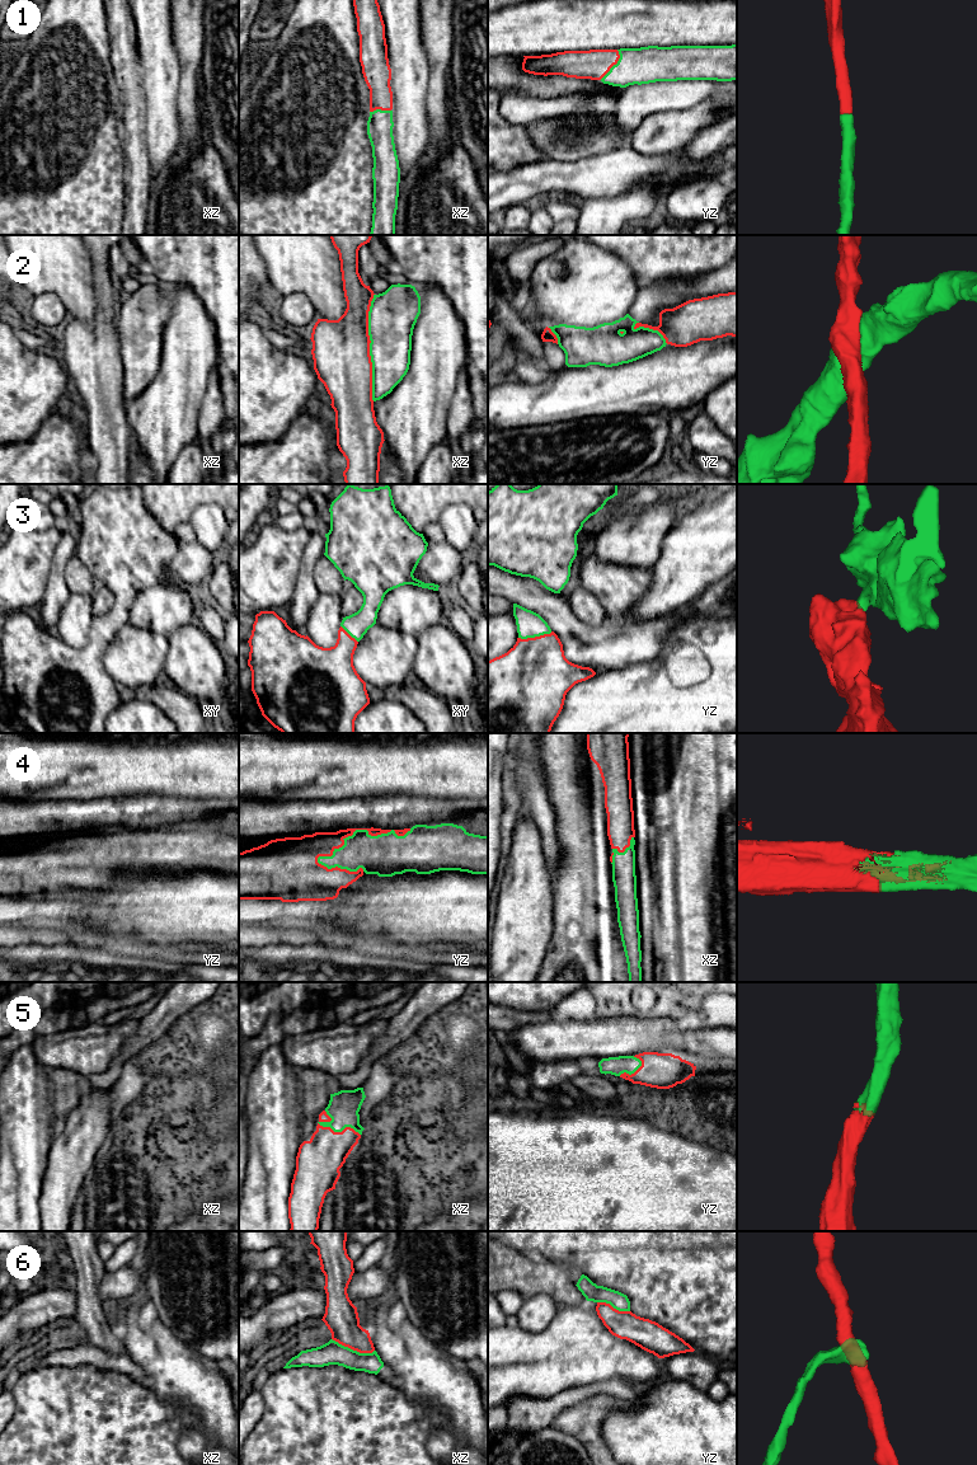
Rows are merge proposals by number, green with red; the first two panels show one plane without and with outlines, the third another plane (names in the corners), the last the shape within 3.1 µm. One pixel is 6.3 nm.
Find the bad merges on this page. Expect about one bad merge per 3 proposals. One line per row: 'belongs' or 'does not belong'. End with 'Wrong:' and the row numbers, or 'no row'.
1: belongs
2: does not belong
3: belongs
4: belongs
5: belongs
6: does not belong
Wrong: 2, 6

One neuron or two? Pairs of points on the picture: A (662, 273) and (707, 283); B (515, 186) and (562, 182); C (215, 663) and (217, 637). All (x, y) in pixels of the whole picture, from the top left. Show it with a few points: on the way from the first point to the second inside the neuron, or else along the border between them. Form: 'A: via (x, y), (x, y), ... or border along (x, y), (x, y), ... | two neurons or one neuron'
A: border along (718, 267), (696, 276), (685, 291), (662, 287) | two neurons
B: via (526, 182), (550, 182) | one neuron
C: border along (197, 621), (220, 646) | two neurons

